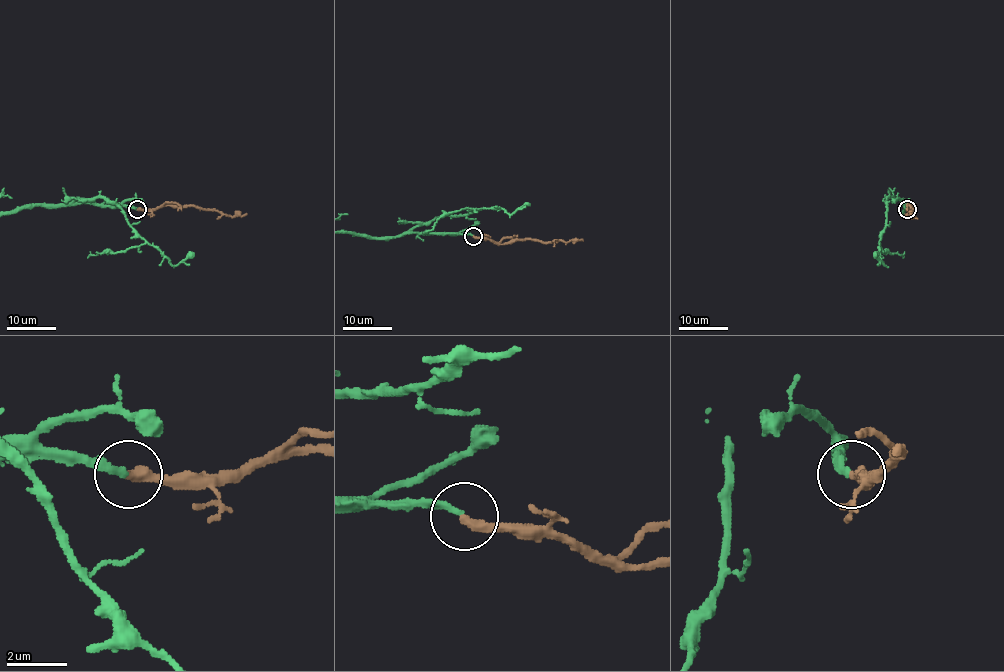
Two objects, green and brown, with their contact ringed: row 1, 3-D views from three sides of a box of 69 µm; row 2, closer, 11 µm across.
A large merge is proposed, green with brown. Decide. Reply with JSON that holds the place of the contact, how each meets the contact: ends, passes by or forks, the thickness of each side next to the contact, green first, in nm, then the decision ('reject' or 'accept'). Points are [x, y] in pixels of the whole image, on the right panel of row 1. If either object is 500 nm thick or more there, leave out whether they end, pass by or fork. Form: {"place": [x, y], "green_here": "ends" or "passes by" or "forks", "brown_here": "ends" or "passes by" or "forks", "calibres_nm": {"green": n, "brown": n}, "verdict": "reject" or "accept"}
{"place": [907, 209], "green_here": "ends", "brown_here": "ends", "calibres_nm": {"green": 200, "brown": 360}, "verdict": "accept"}

